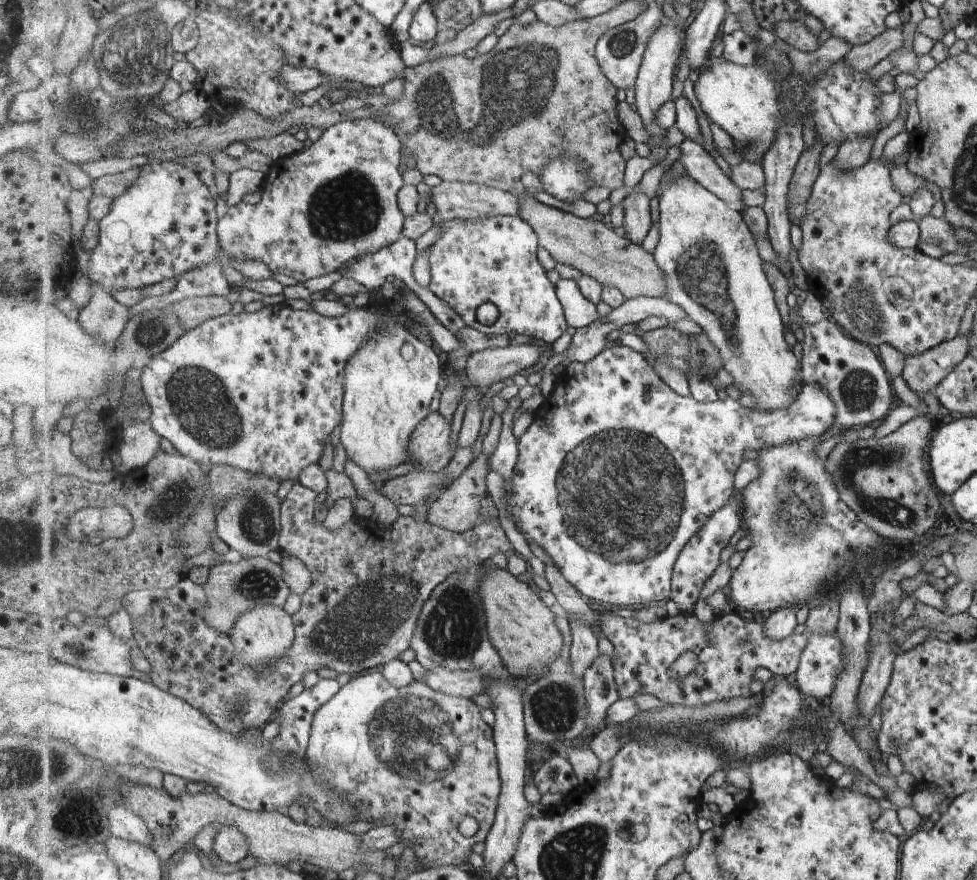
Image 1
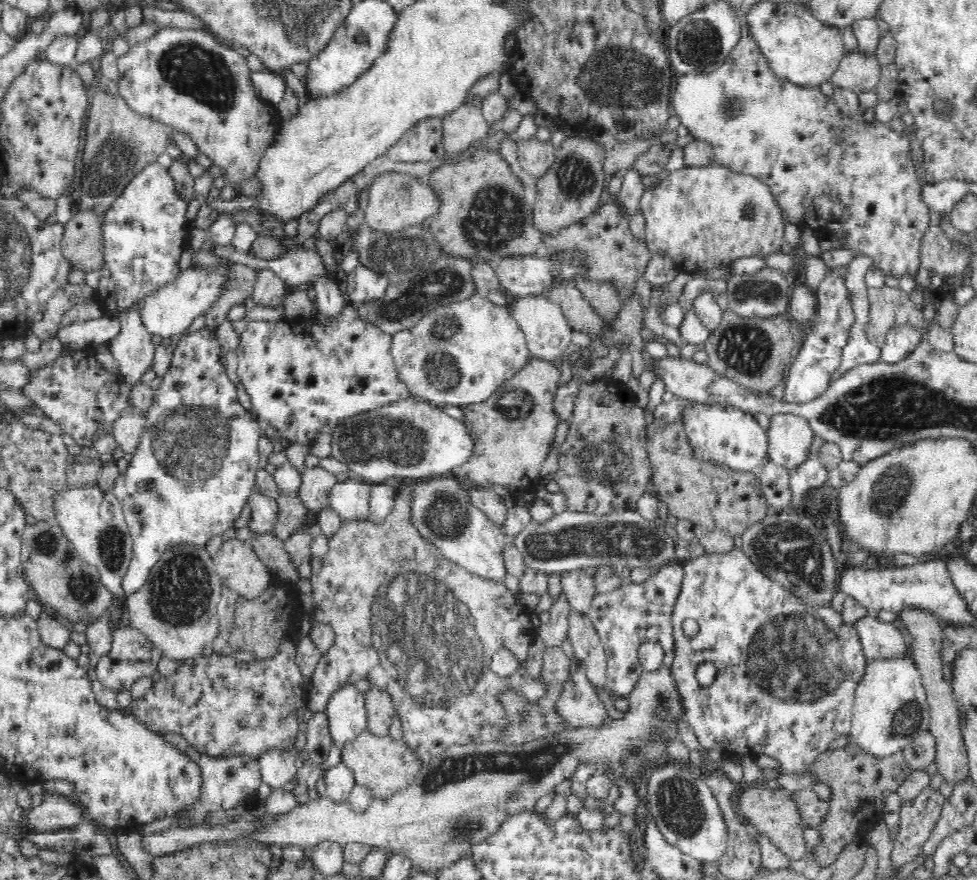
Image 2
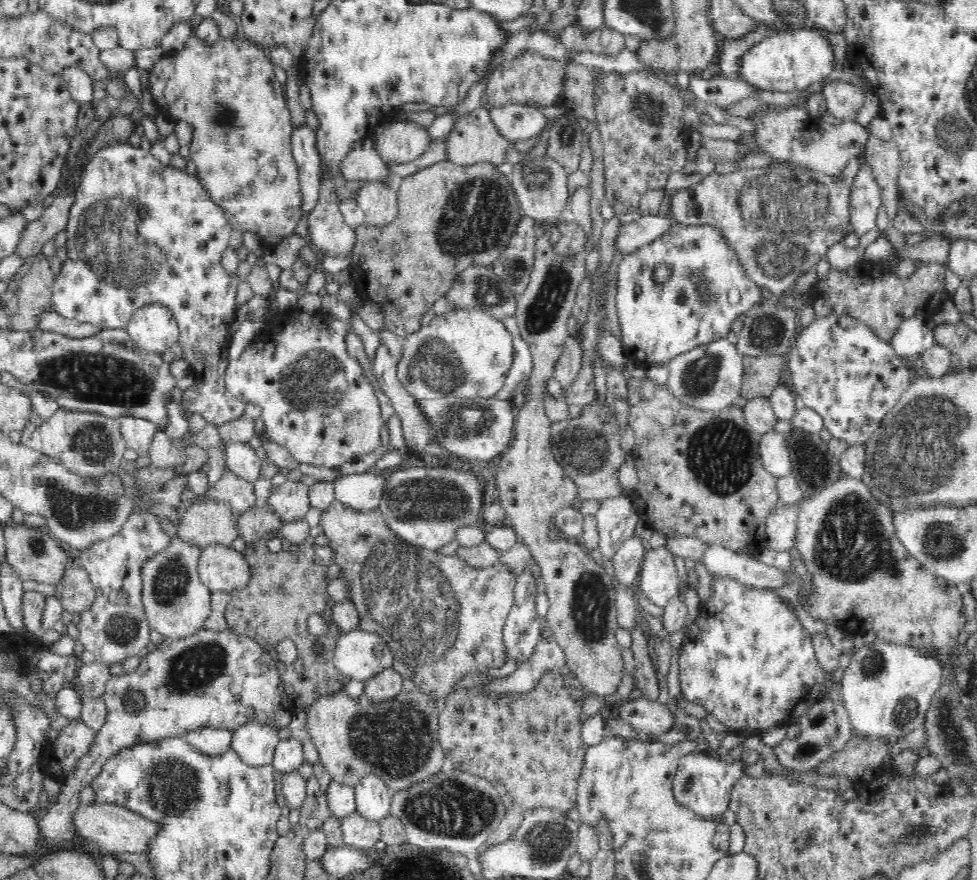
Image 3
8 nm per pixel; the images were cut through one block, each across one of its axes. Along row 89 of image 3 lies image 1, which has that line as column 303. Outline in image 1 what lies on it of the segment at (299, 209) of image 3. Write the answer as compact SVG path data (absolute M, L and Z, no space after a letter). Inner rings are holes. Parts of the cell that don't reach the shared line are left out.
M358 114L353 120L337 123L321 132L319 139L306 149L302 149L289 157L277 160L275 166L272 167L271 174L267 176L261 190L261 200L257 204L239 203L237 206L228 208L228 211L220 218L218 223L218 236L220 238L220 246L233 262L243 262L243 260L262 260L271 268L274 273L292 276L299 283L306 280L329 274L329 272L337 271L347 260L357 258L369 253L375 253L381 248L385 248L404 236L404 222L406 216L401 212L398 204L398 195L400 190L405 186L403 182L402 170L405 161L403 153L403 143L400 136L387 124L383 124L380 120L366 117Z

